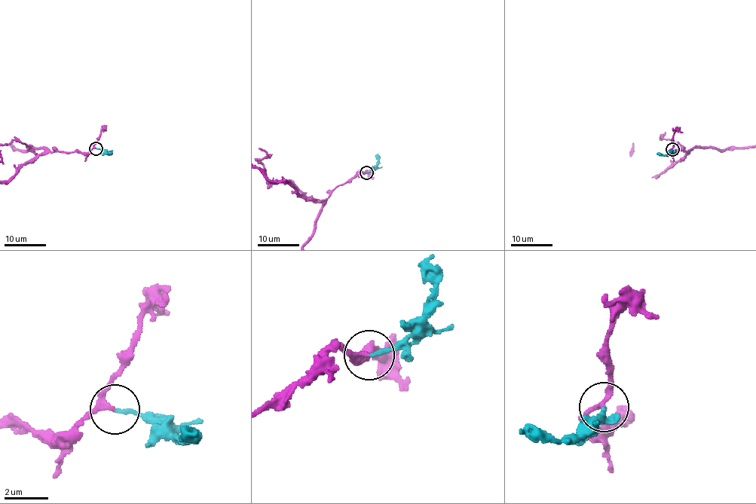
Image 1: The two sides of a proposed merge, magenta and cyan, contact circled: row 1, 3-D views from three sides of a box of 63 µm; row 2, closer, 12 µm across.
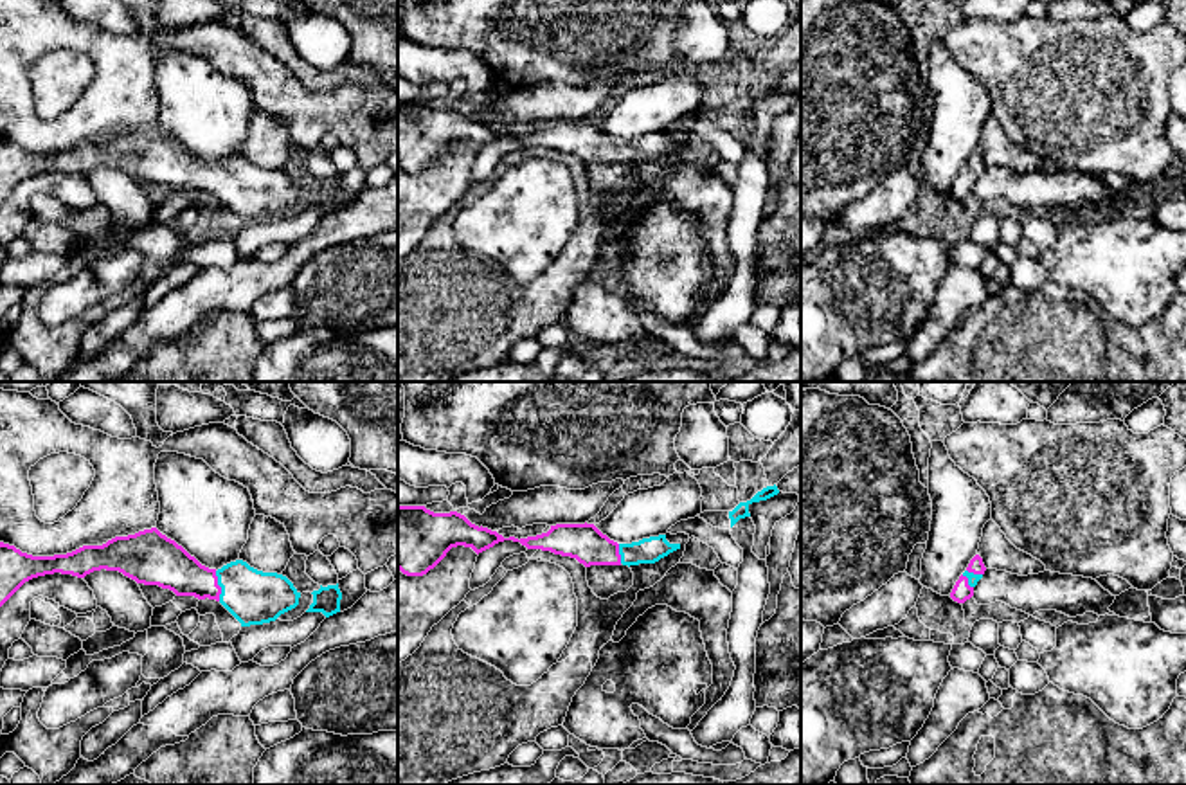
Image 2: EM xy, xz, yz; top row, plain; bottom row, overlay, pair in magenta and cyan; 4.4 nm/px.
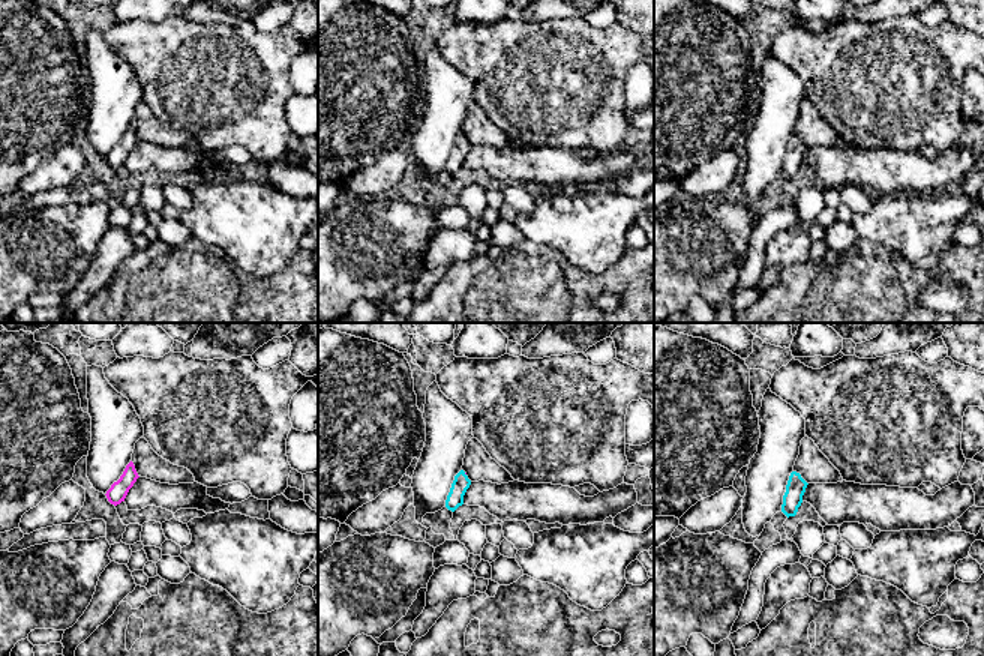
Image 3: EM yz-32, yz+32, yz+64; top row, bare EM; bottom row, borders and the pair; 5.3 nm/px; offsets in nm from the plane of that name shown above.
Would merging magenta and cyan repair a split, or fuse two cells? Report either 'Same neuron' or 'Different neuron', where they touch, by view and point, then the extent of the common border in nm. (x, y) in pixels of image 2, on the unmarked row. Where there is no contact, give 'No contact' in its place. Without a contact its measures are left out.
Same neuron. Touches magenta at xy (218, 182). Shared border 140 nm

